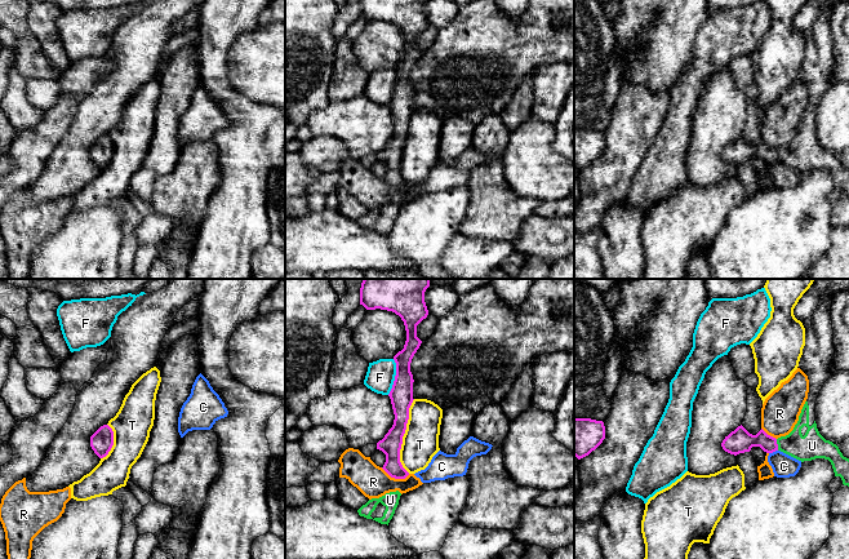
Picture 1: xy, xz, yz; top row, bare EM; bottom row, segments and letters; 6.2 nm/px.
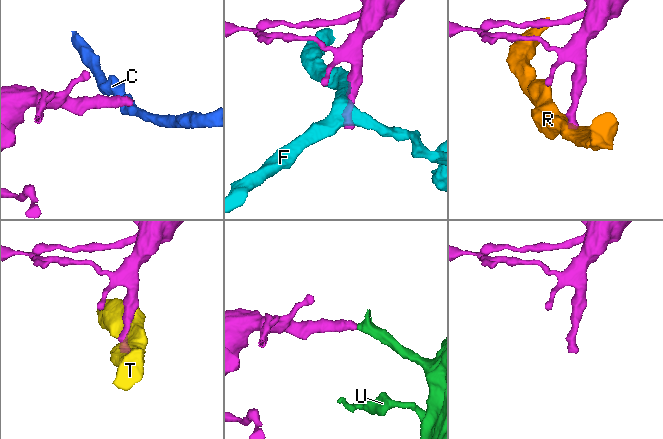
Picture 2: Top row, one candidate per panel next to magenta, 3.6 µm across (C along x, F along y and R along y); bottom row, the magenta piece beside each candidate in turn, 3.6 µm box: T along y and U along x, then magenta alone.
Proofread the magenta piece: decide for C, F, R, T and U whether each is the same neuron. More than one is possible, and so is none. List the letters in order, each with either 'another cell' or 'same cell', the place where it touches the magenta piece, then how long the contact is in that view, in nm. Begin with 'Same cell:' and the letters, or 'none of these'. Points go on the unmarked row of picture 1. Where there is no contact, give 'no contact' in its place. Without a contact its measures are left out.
Same cell: U
C: another cell; meets magenta in yz at (773, 162); contact 60 nm long
F: another cell; meets magenta in xz at (395, 88); contact 220 nm long
R: another cell; meets magenta in xz at (395, 189); contact 190 nm long
T: another cell; meets magenta in xz at (403, 146); contact 460 nm long
U: same cell; meets magenta in yz at (777, 155); contact 70 nm long

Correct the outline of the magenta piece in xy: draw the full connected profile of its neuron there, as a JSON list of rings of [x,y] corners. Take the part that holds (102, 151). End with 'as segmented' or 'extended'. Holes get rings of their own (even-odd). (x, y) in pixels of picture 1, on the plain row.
[[[108,136],[101,137],[90,147],[90,158],[99,169],[106,168],[111,161],[112,156],[114,156],[114,142]]]; as segmented

